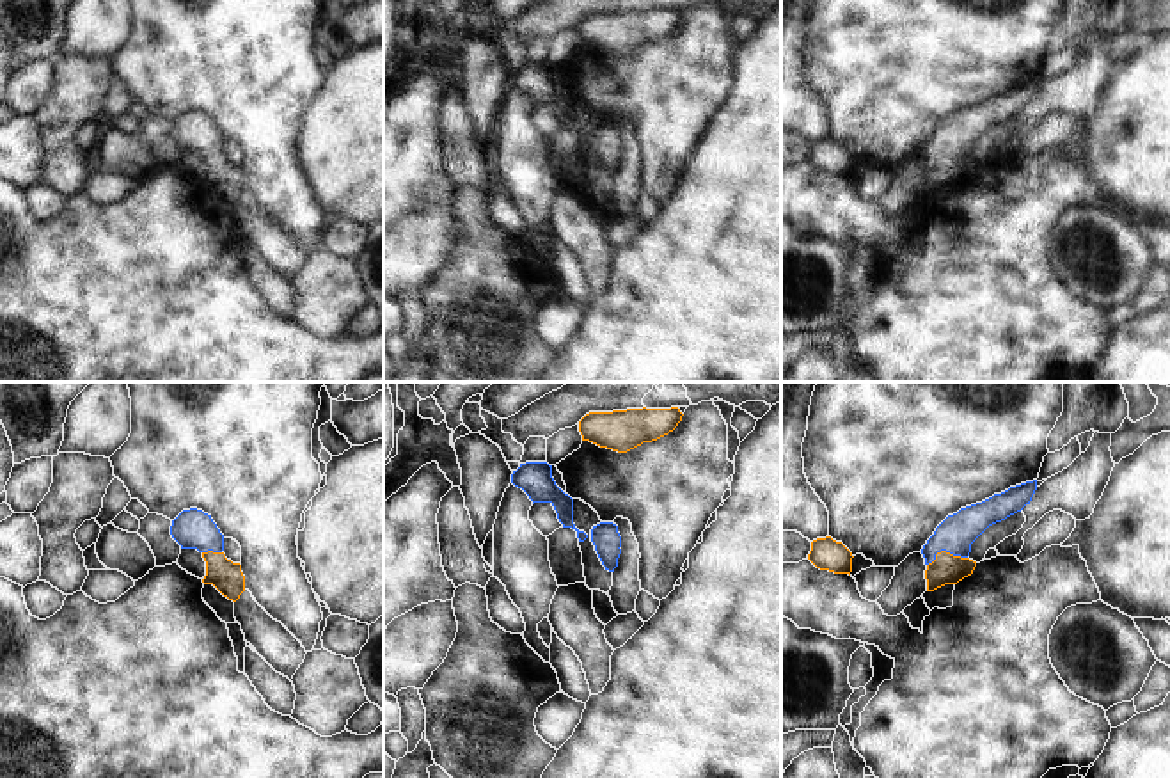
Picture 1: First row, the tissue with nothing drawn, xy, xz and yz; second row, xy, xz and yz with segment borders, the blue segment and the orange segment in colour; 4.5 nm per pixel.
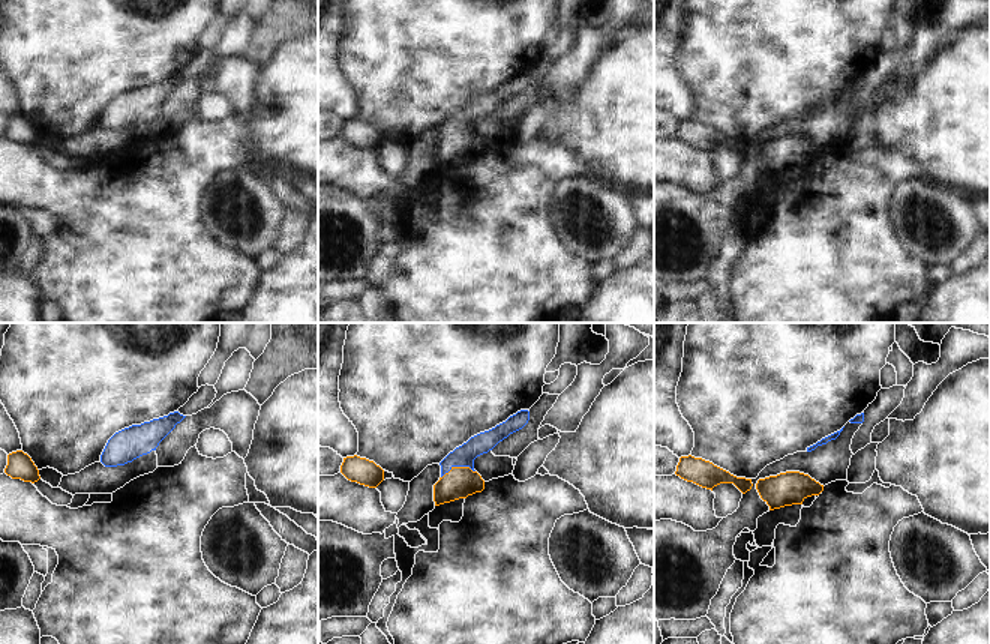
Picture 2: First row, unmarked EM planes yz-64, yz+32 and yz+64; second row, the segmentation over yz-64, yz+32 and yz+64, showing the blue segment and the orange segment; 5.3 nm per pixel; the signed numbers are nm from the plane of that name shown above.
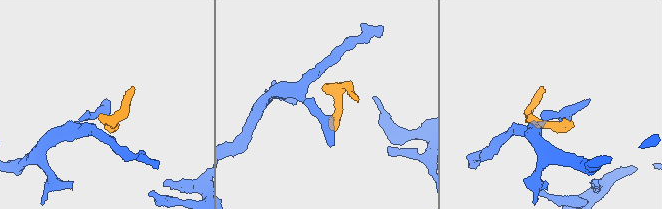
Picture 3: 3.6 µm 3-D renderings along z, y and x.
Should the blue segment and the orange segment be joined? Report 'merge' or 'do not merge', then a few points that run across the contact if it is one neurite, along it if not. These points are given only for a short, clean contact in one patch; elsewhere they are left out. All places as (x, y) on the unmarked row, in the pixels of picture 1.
merge; line yz (956, 135), (945, 151), (947, 171)

